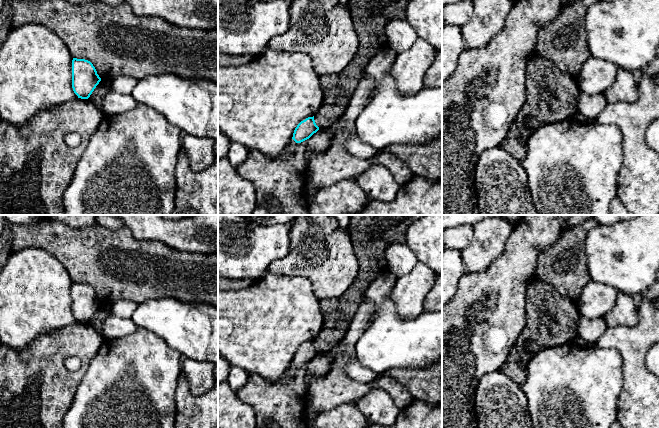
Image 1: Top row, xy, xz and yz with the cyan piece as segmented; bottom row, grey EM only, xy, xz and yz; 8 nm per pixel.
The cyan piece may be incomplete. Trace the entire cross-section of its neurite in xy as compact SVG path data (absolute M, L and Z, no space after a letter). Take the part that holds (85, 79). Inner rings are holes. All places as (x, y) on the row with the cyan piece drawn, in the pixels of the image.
M85 59L72 60L72 88L81 99L88 99L101 81L93 64Z

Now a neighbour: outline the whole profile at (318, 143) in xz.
M319 129L308 139L307 160L320 157L326 153L331 142L331 136L323 129Z

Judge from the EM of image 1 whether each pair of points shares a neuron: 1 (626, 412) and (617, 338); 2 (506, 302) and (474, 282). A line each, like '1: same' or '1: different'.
1: same
2: same

